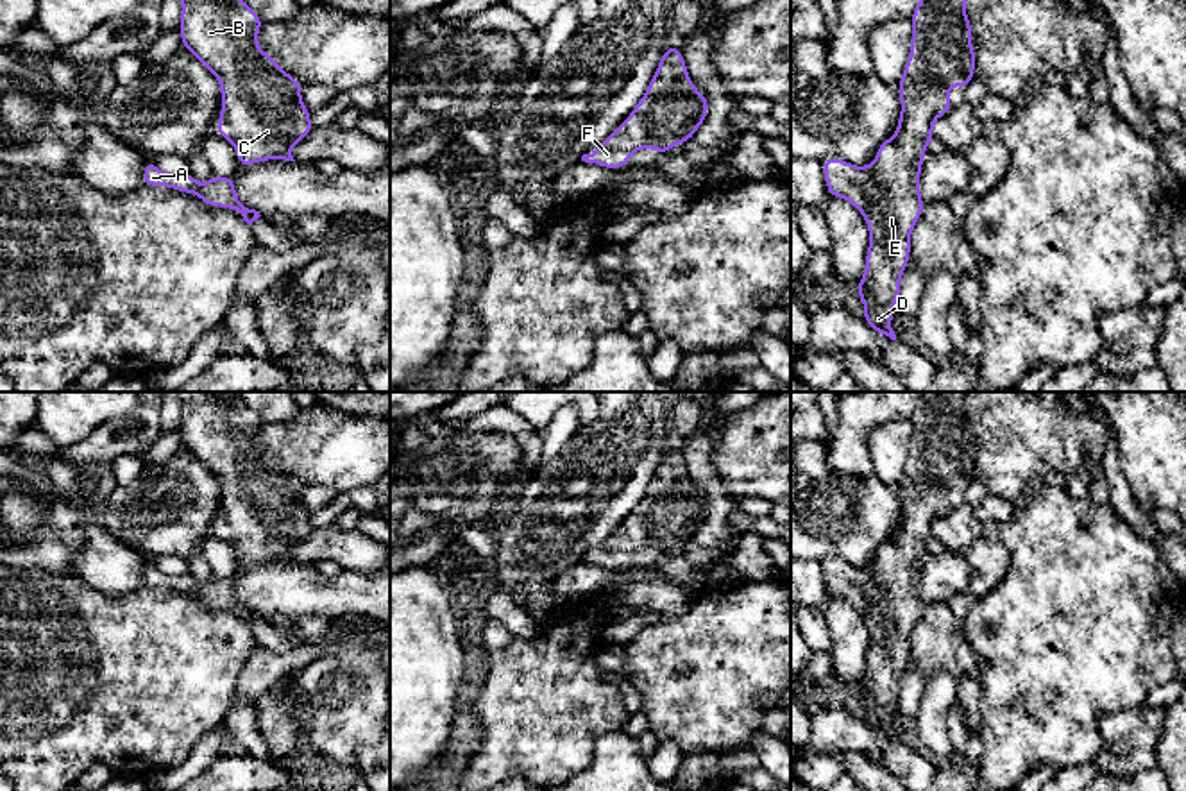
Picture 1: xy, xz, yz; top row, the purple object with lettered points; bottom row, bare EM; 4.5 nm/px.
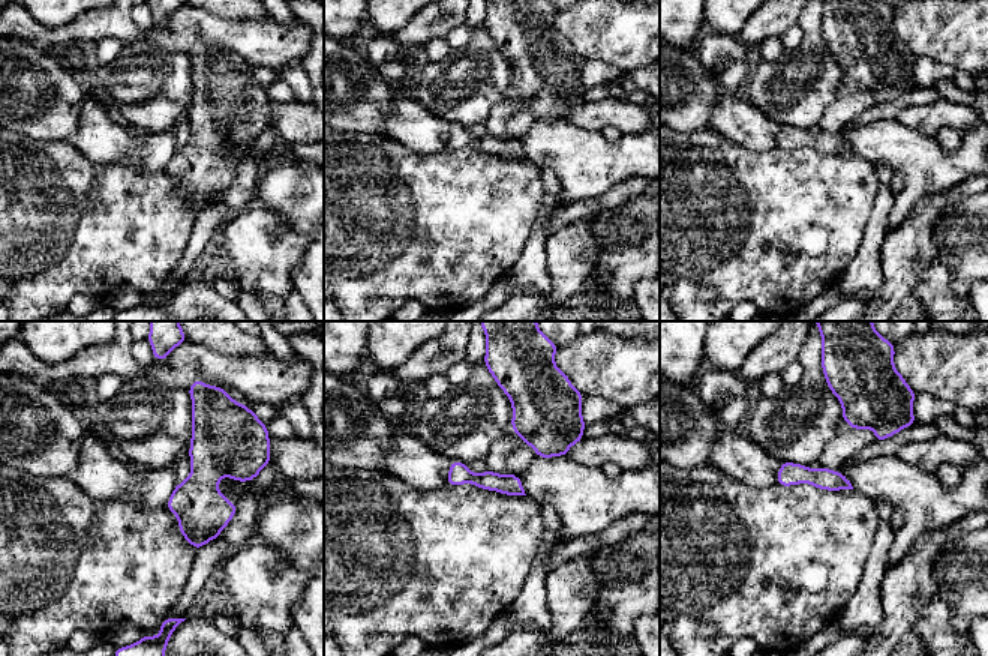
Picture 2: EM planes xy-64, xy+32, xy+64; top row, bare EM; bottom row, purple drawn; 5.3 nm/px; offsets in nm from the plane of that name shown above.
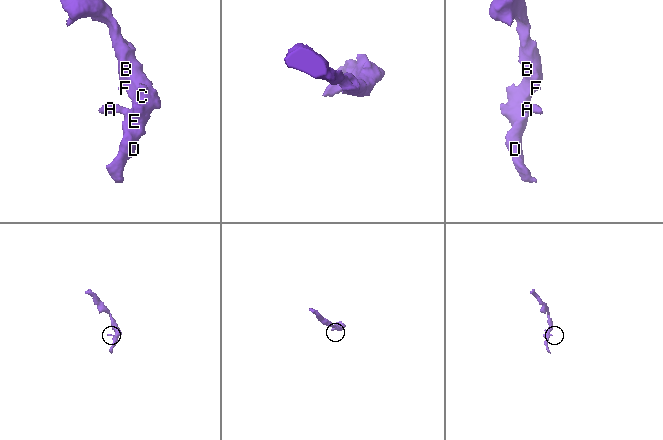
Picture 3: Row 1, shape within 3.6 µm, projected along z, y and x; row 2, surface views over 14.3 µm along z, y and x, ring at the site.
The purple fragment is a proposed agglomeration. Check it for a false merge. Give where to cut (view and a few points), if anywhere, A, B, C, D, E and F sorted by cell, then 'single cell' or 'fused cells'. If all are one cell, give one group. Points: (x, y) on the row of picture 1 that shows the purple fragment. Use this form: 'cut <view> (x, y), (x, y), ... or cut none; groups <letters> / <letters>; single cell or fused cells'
cut none; groups A B C D E F; single cell

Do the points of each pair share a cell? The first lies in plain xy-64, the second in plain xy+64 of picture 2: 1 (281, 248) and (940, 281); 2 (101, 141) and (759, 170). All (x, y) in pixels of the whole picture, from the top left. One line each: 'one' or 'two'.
1: two
2: two

